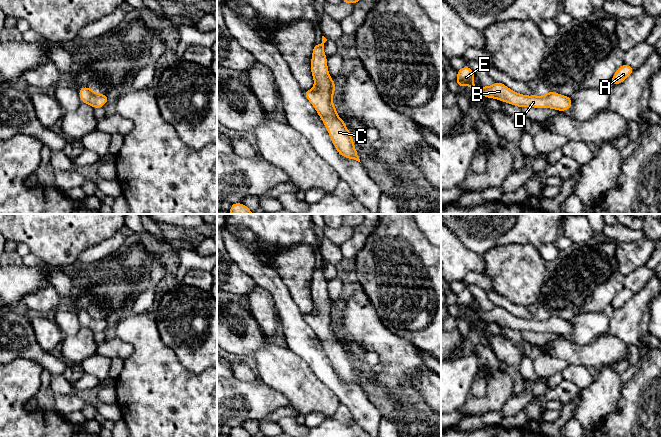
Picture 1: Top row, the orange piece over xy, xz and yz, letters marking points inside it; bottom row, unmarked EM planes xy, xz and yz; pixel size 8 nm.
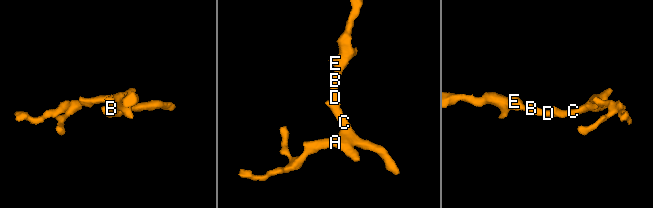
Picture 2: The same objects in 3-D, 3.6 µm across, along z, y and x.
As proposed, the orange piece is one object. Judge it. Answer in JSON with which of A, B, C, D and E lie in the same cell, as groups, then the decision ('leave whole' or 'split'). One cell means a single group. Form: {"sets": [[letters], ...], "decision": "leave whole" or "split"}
{"sets": [["A", "B", "C", "D", "E"]], "decision": "leave whole"}

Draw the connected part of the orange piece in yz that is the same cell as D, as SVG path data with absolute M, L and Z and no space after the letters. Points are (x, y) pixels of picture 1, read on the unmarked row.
M464 290L457 295L456 306L459 312L468 309L473 315L486 322L494 322L520 332L550 332L563 336L570 333L572 330L572 324L569 320L564 320L555 316L546 316L544 320L527 320L511 314L500 306L495 306L491 310L476 311L473 307L474 301L475 298L470 291Z

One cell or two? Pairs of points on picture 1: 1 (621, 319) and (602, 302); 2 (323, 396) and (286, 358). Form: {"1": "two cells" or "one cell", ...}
{"1": "two cells", "2": "one cell"}

